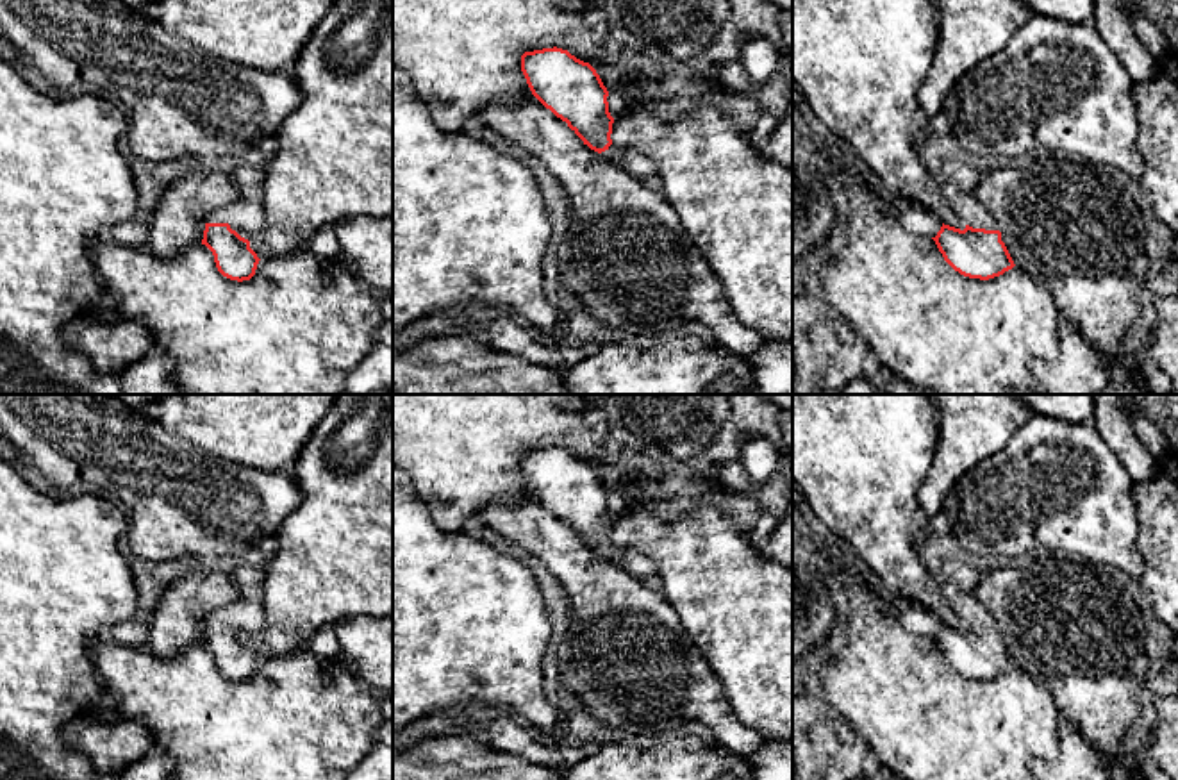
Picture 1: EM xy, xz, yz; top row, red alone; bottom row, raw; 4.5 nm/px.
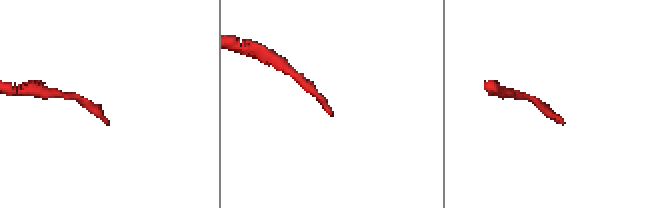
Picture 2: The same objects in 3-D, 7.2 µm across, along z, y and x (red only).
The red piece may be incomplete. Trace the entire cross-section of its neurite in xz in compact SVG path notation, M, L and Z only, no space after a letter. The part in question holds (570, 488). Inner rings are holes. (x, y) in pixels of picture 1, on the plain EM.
M553 446L525 452L521 471L532 494L610 566L643 584L659 575L651 559L635 548L619 548L612 543L609 491L589 462Z

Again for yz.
M946 568L937 569L942 593L966 628L941 626L932 637L944 660L960 675L989 680L1012 669L1016 664L1003 643L1001 632L991 610L982 605L971 591L958 589L946 575Z

